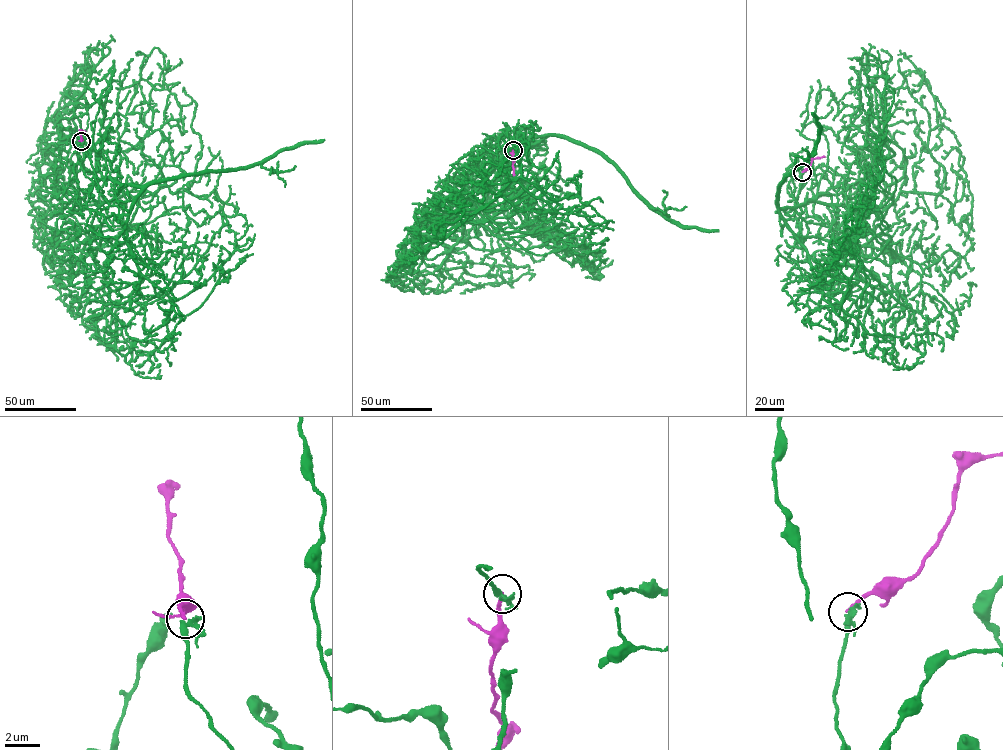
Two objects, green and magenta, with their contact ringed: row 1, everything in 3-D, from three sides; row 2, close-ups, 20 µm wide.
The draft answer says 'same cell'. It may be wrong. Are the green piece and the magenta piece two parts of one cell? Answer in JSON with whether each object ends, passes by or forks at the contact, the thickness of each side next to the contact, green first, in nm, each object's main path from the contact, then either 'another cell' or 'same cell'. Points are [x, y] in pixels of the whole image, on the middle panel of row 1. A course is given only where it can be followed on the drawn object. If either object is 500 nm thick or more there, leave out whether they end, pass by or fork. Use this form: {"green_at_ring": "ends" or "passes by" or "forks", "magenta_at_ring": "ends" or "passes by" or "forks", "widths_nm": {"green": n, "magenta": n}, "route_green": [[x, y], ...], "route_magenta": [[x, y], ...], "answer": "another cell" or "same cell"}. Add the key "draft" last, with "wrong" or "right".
{"green_at_ring": "forks", "magenta_at_ring": "ends", "widths_nm": {"green": 220, "magenta": 200}, "route_green": [[512, 150], [511, 137], [552, 135], [468, 210], [438, 270], [508, 282], [507, 243]], "route_magenta": [[513, 150], [514, 175]], "answer": "same cell", "draft": "right"}

